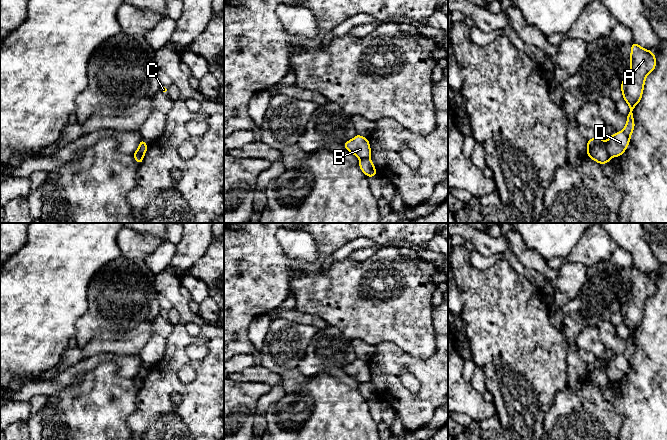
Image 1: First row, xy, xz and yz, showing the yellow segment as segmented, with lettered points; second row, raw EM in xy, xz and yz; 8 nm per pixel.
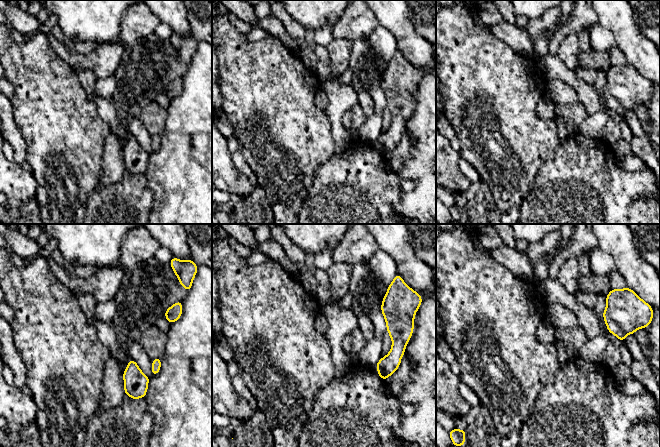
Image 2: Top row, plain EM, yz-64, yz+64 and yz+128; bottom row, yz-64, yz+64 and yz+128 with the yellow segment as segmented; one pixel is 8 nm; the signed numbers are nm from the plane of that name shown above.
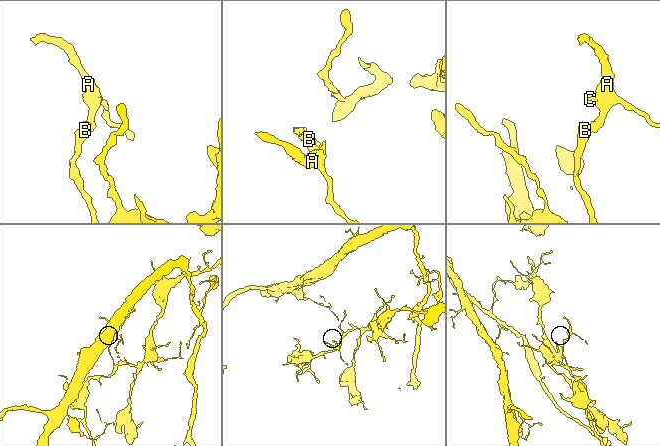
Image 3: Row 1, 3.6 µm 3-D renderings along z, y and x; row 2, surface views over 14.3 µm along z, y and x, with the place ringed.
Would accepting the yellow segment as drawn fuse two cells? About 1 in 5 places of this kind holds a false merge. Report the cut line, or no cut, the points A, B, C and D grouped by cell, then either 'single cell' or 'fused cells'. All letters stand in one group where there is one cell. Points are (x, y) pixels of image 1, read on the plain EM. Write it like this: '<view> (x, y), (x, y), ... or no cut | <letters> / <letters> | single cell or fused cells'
yz (605, 366), (610, 381) | A C D / B | fused cells

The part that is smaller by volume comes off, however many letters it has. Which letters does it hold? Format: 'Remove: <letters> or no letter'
Remove: A, C, D

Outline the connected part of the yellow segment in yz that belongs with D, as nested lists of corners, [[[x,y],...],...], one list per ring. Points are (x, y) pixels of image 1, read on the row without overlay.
[[[634,265],[631,269],[630,285],[630,299],[623,303],[620,310],[623,323],[628,327],[630,335],[624,353],[612,358],[606,366],[610,381],[619,381],[627,373],[635,351],[633,333],[641,325],[647,299],[656,291],[656,280],[653,276],[644,273]]]

